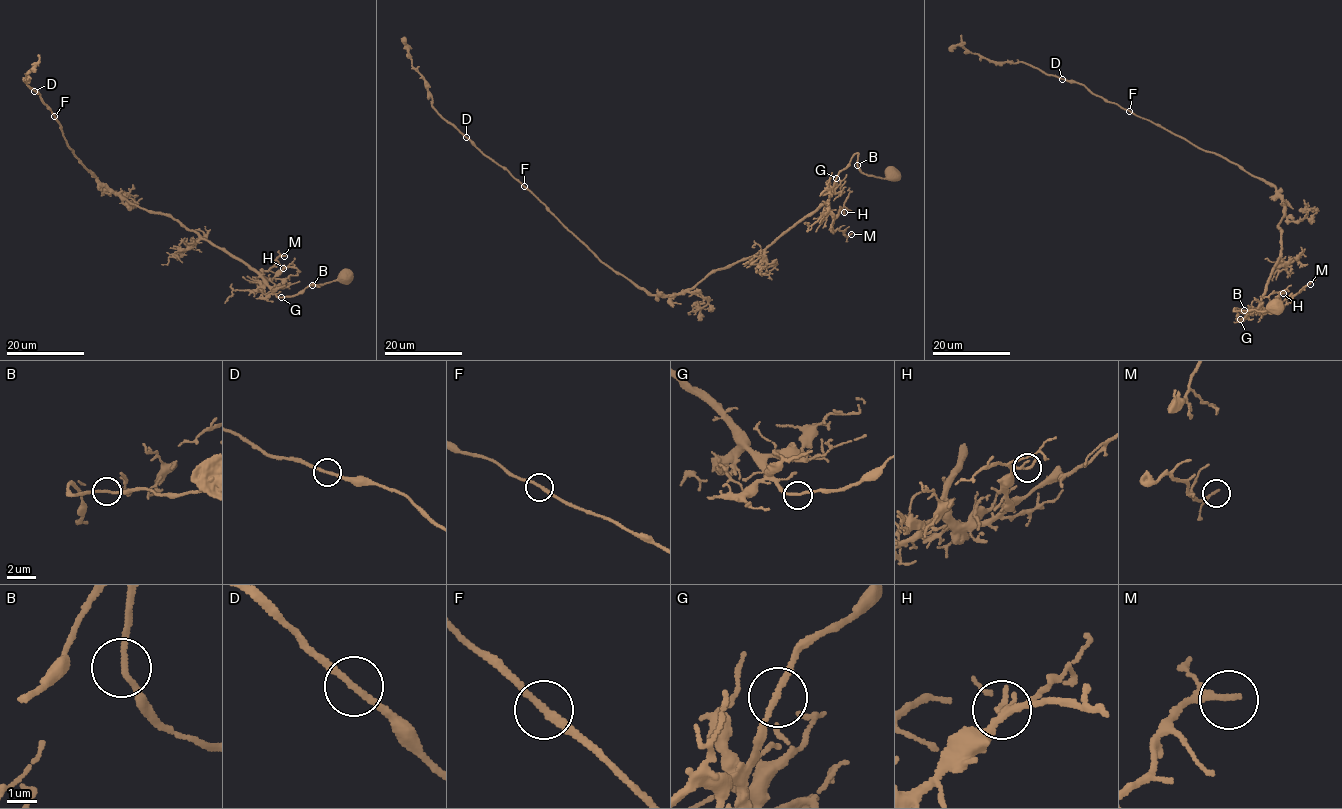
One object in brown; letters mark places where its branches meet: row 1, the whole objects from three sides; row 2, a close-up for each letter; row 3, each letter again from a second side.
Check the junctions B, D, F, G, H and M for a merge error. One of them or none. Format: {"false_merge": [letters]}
{"false_merge": []}

